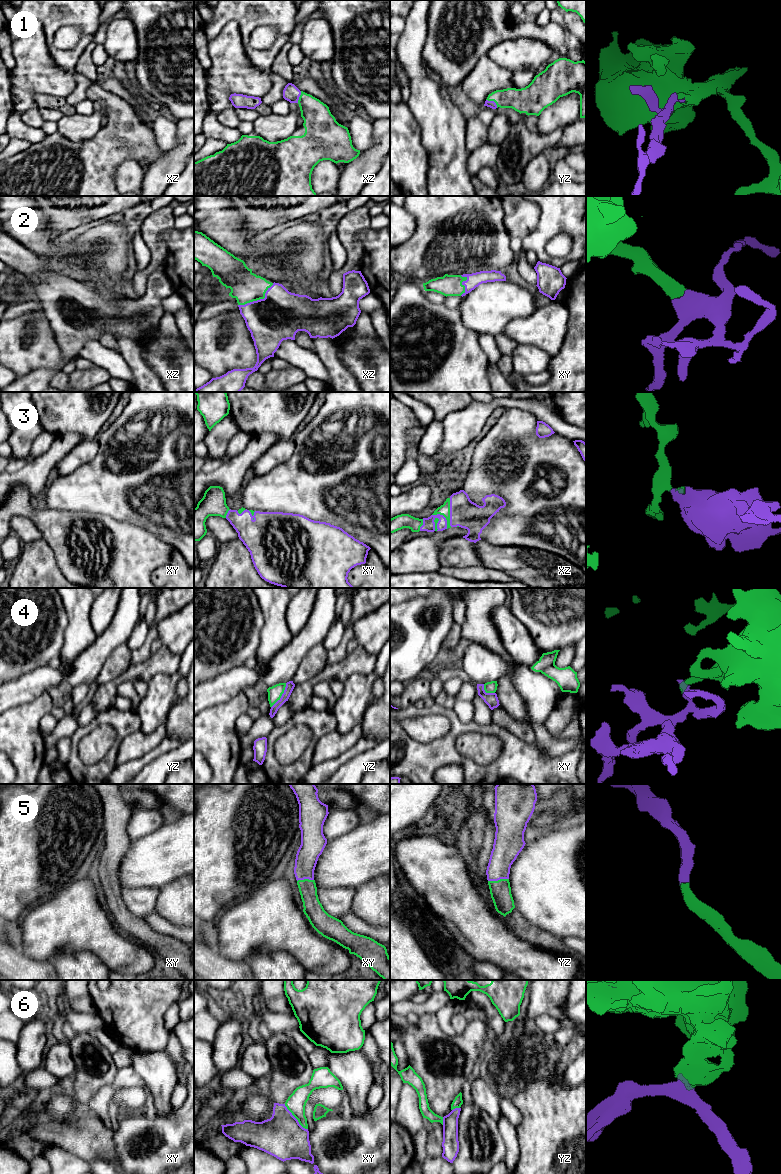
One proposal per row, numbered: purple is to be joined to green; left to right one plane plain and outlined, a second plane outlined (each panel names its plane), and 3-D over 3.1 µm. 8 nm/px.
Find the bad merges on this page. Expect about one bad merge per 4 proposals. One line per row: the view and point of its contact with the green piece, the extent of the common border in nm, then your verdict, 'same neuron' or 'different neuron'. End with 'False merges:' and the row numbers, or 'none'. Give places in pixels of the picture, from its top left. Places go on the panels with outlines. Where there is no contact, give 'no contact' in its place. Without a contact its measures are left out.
1: yz (493, 100) | 120 nm | same neuron
2: xz (258, 299) | 340 nm | same neuron
3: xz (449, 512) | 240 nm | same neuron
4: yz (281, 695) | 240 nm | different neuron
5: yz (498, 880) | 170 nm | same neuron
6: xy (295, 1117) | 280 nm | different neuron
False merges: 4, 6

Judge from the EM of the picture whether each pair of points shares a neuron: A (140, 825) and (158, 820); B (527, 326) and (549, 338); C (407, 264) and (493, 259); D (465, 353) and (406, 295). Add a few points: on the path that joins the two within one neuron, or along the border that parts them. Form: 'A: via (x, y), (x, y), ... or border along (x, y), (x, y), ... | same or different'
A: via (144, 822), (154, 820) | same
B: via (532, 329), (540, 329), (544, 333) | same
C: via (428, 258), (468, 257), (472, 259) | same
D: via (457, 333), (456, 323), (453, 320), (426, 306) | same

